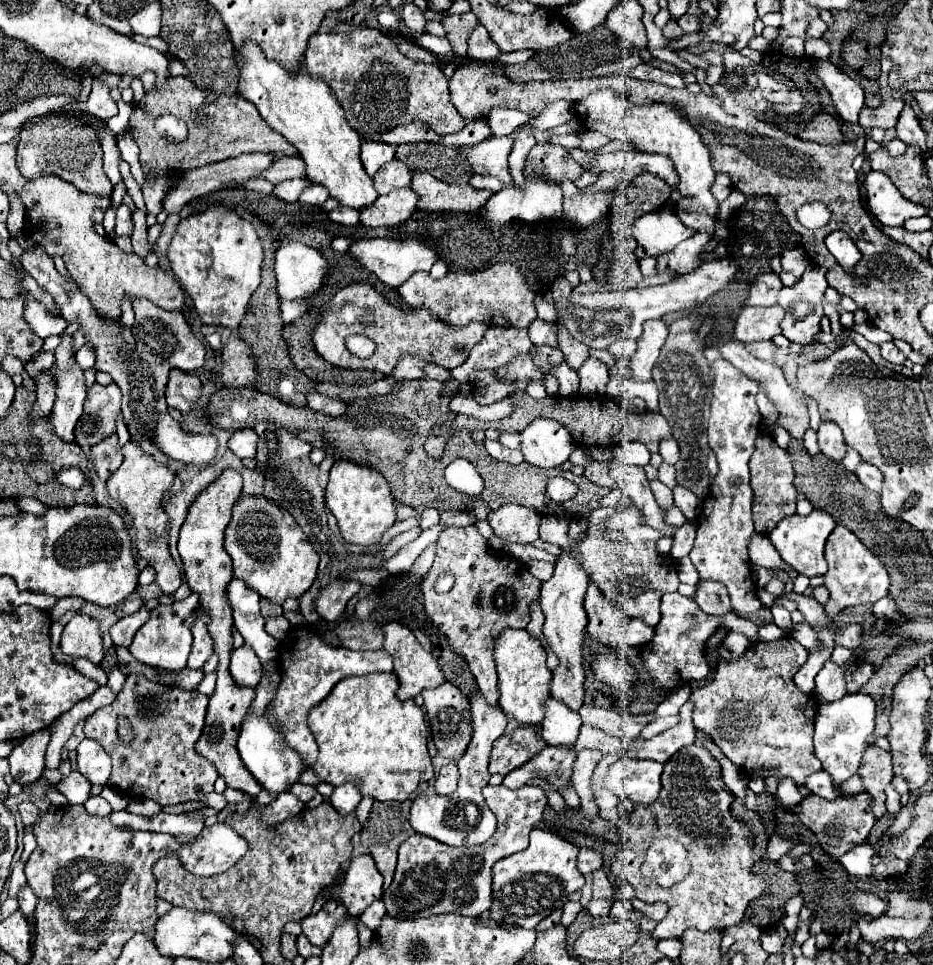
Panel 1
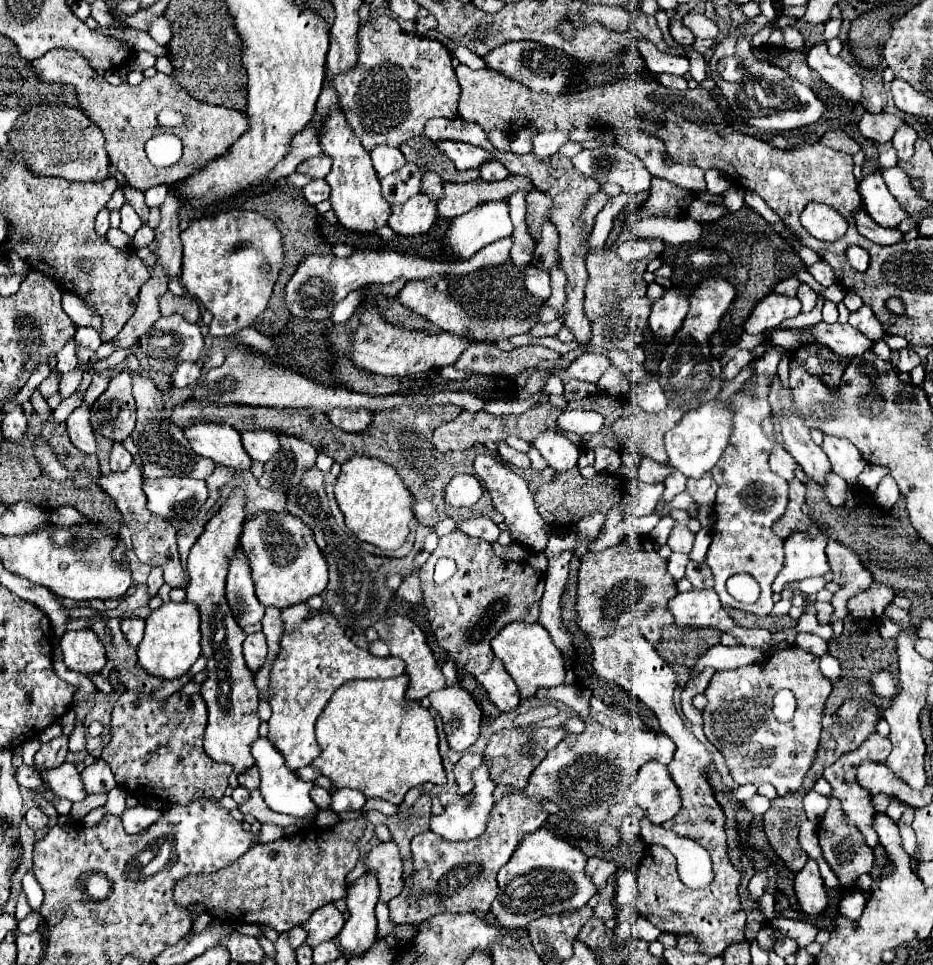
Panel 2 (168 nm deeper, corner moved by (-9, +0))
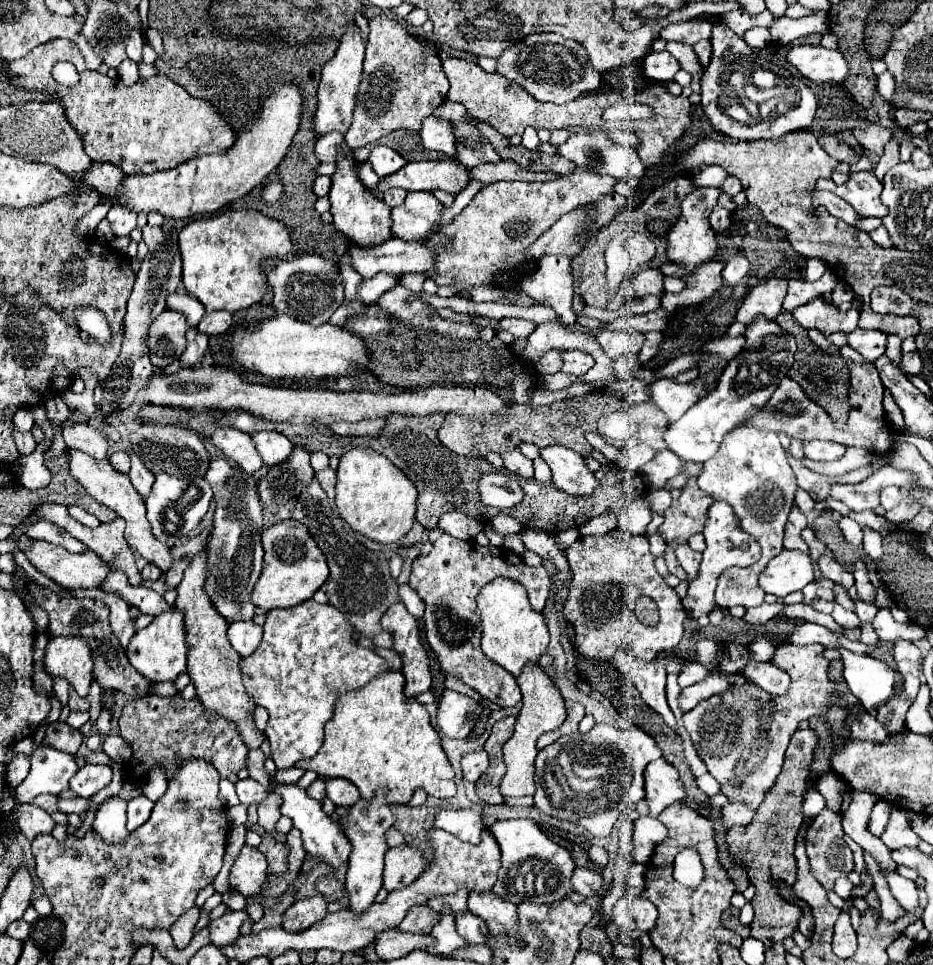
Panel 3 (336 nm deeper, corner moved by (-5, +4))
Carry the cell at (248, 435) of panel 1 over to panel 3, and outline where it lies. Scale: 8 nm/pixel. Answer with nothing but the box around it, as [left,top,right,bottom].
[252,431,292,465]

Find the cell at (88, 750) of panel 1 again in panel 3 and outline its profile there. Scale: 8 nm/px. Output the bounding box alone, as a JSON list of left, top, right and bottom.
[70,765,112,797]

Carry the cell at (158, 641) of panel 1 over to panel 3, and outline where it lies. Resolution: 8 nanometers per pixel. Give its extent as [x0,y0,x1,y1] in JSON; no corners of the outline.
[126,609,186,683]

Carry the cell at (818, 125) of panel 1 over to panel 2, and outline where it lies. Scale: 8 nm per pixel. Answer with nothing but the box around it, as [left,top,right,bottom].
[820,129,860,155]

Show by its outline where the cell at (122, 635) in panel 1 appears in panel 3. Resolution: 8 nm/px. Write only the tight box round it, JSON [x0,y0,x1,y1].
[84,589,136,647]

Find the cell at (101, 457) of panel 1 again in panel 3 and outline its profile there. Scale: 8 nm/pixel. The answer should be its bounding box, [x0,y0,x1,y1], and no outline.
[108,451,130,473]

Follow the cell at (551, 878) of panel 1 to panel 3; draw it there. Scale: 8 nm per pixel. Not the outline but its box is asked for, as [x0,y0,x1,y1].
[490,819,574,903]

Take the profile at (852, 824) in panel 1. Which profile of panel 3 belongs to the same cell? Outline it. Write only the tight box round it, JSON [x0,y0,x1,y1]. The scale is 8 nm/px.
[806,809,854,889]

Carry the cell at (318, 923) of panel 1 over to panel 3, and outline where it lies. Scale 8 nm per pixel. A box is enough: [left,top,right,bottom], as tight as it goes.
[284,895,328,931]

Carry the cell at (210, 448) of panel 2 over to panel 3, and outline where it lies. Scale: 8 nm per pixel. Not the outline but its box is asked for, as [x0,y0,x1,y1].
[206,427,264,473]

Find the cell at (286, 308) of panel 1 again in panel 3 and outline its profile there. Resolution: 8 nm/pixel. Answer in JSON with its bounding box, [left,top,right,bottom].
[356,273,402,305]

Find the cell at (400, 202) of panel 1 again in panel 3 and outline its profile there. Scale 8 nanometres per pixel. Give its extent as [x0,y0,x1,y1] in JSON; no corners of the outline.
[392,191,442,241]

